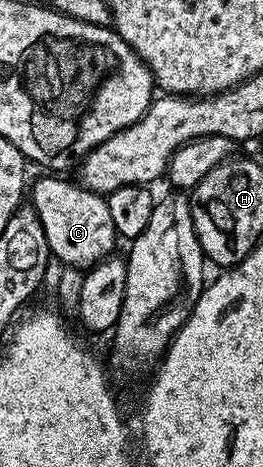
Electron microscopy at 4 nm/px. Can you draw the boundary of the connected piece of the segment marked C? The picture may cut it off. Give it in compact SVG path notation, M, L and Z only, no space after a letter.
M68 177L48 178L52 179L40 179L33 187L31 184L30 205L38 213L42 229L46 229L49 252L62 262L81 269L107 259L117 250L118 244L107 198L101 192L88 190L79 182L71 183Z

